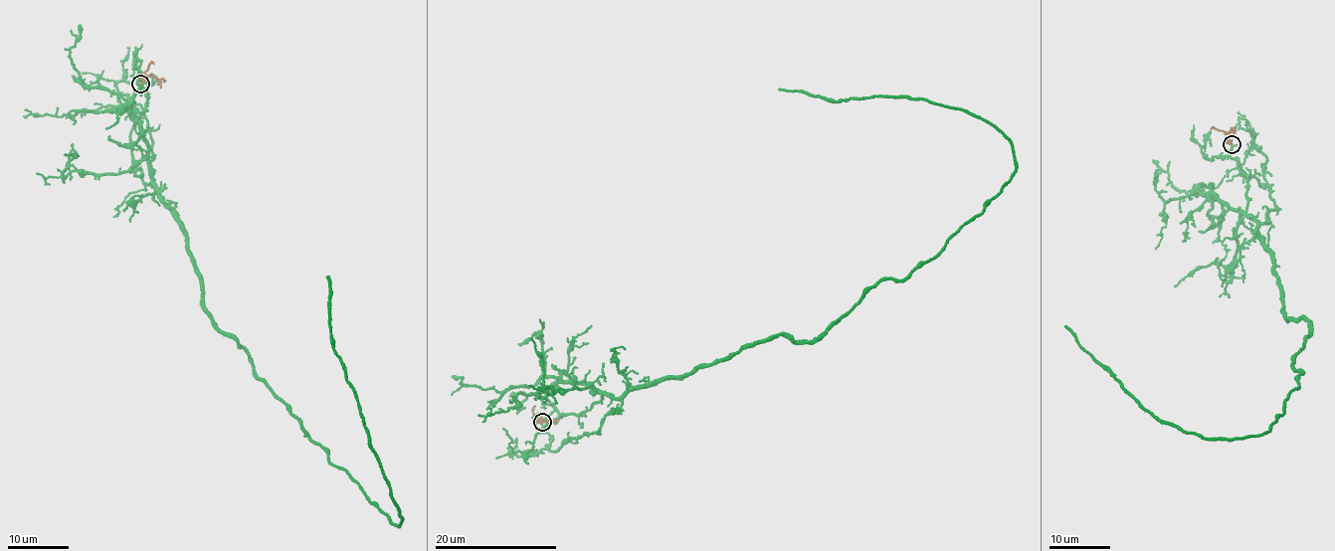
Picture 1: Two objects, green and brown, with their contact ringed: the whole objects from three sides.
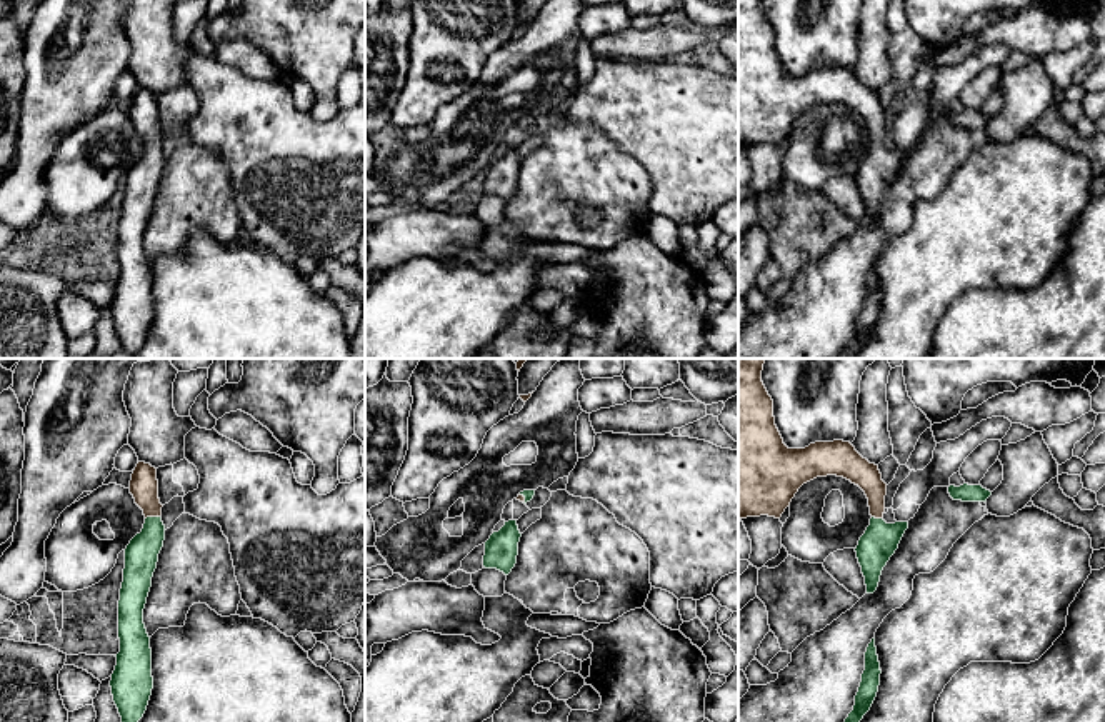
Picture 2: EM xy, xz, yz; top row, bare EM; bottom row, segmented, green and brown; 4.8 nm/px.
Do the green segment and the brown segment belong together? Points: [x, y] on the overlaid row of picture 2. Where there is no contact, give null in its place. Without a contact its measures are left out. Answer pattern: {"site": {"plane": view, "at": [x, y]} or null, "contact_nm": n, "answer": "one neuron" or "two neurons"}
{"site": {"plane": "xy", "at": [152, 517]}, "contact_nm": 70, "answer": "one neuron"}

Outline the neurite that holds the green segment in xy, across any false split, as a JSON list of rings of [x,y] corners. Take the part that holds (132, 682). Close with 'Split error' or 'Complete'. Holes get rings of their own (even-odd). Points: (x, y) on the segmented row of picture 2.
[[[138,462],[130,480],[130,494],[143,510],[145,524],[125,549],[123,582],[118,600],[120,652],[110,687],[122,722],[138,722],[148,705],[152,677],[150,637],[143,624],[143,609],[165,540],[157,469]]]. Split error

